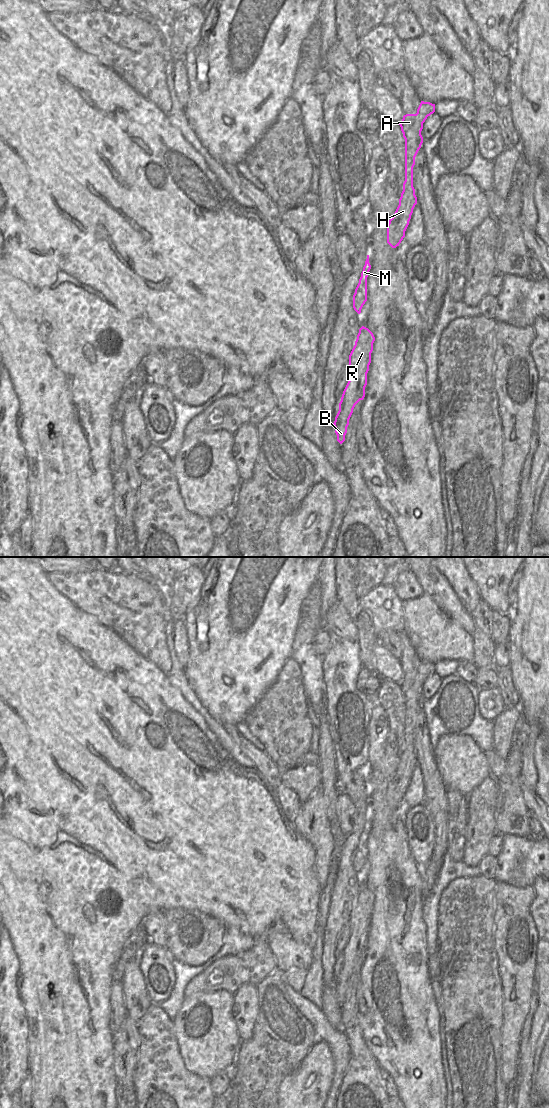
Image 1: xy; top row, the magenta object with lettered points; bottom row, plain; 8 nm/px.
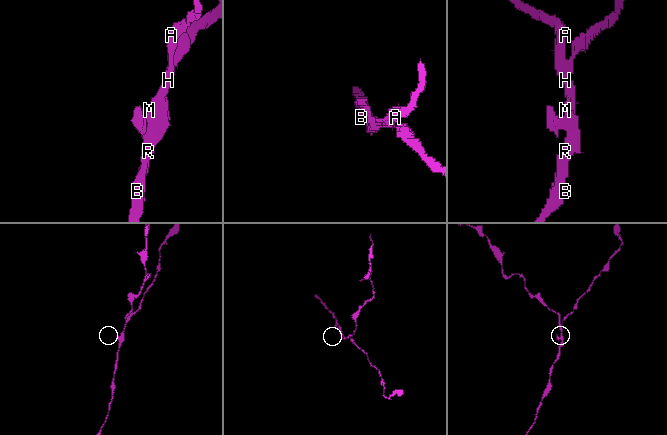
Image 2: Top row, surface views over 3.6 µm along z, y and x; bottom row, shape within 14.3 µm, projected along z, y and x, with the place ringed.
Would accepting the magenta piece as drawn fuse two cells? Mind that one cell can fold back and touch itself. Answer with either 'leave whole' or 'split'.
split

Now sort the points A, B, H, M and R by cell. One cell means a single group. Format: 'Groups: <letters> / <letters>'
Groups: A / B H M R

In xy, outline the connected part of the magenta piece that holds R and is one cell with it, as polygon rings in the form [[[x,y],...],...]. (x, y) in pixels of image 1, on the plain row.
[[[366,887],[359,889],[355,905],[349,915],[349,929],[351,935],[343,951],[339,963],[339,971],[333,983],[337,1001],[342,1004],[345,1001],[349,979],[355,965],[365,957],[367,945],[367,933],[371,923],[371,913],[375,897]]]

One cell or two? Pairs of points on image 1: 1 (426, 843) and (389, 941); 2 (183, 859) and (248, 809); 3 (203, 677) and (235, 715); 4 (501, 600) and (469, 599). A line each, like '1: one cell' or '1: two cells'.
1: two cells
2: one cell
3: one cell
4: two cells

